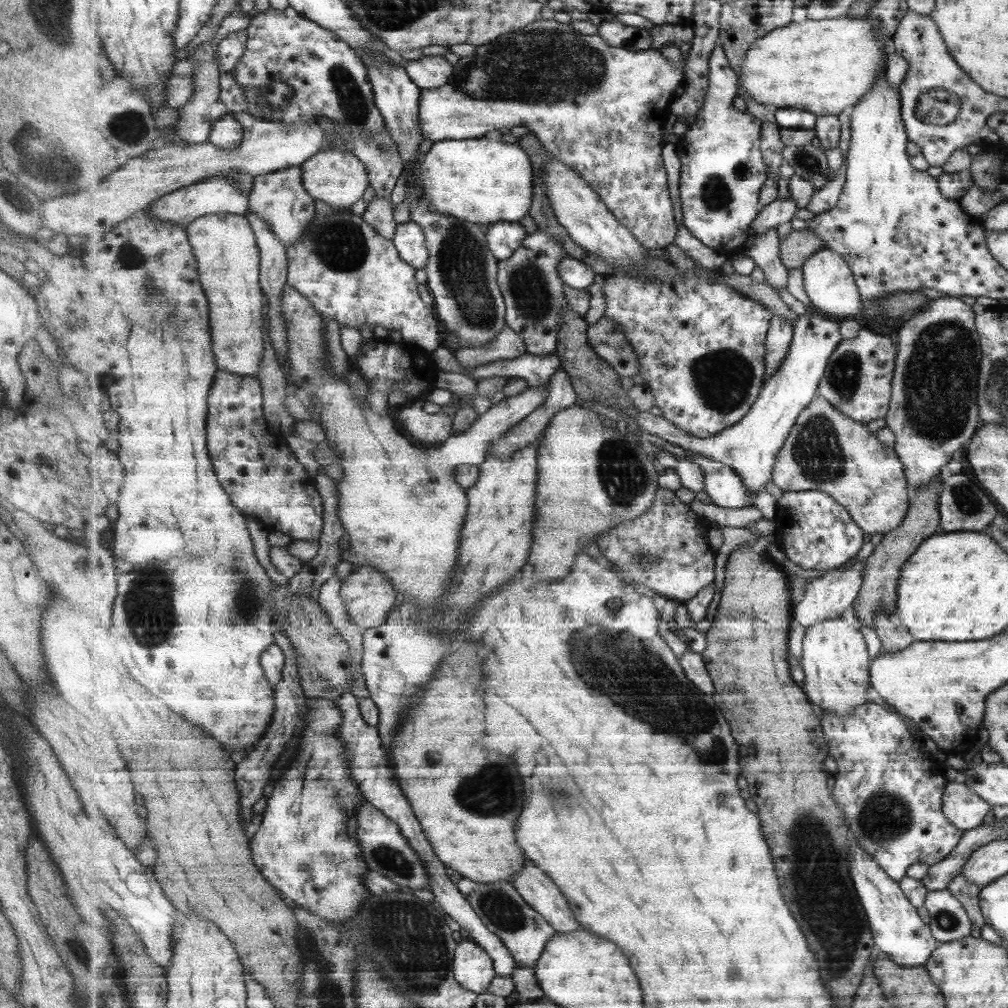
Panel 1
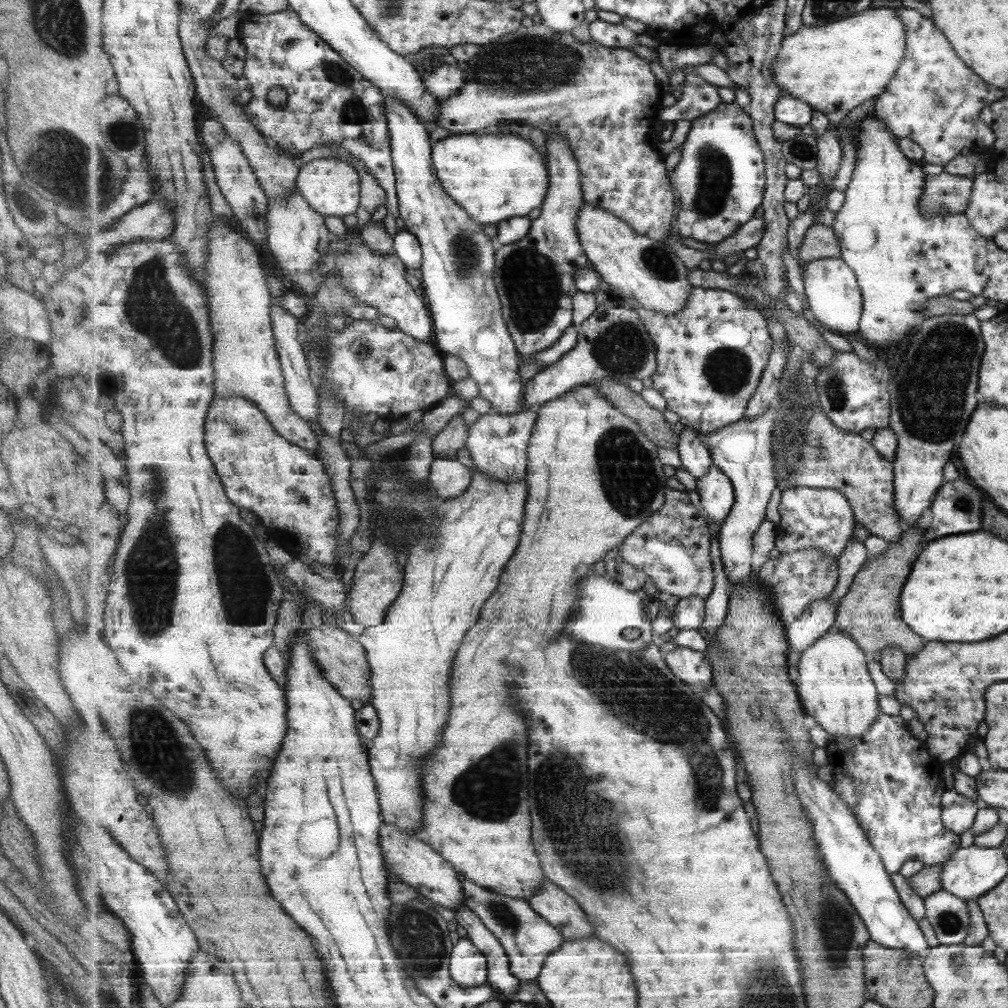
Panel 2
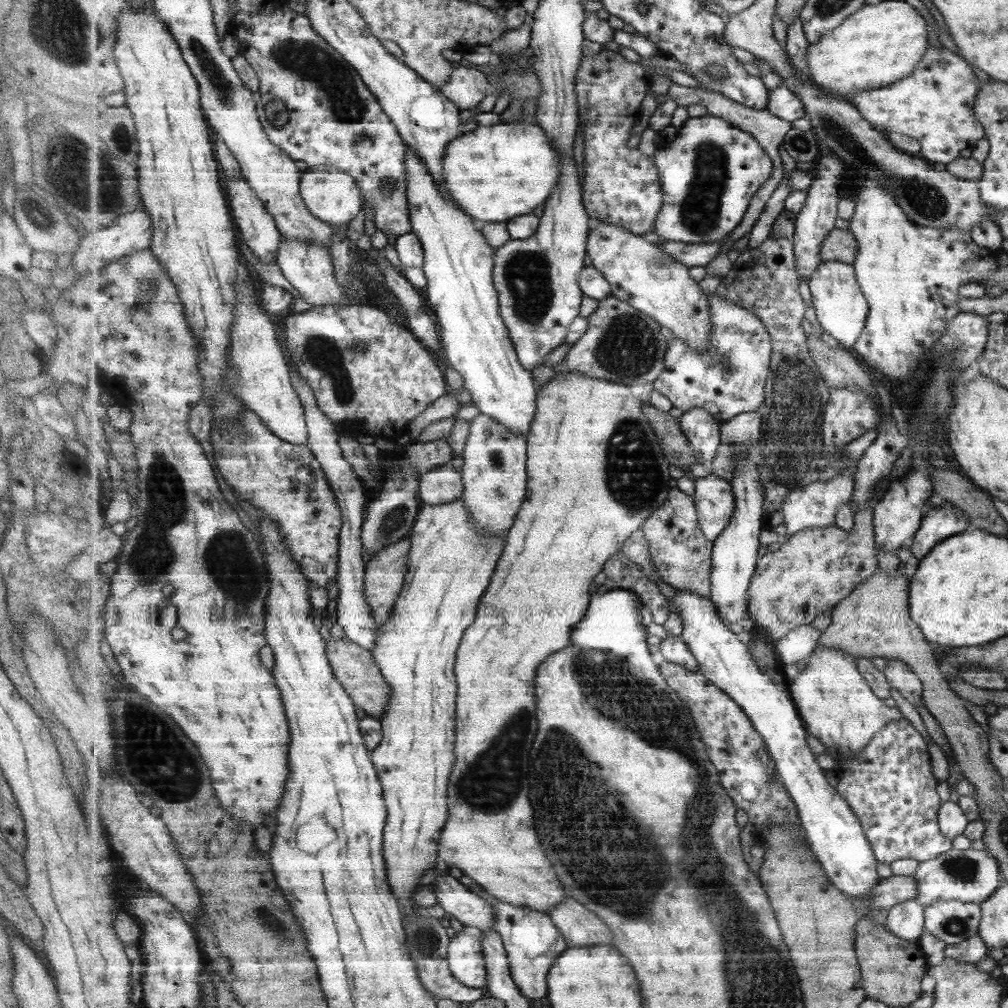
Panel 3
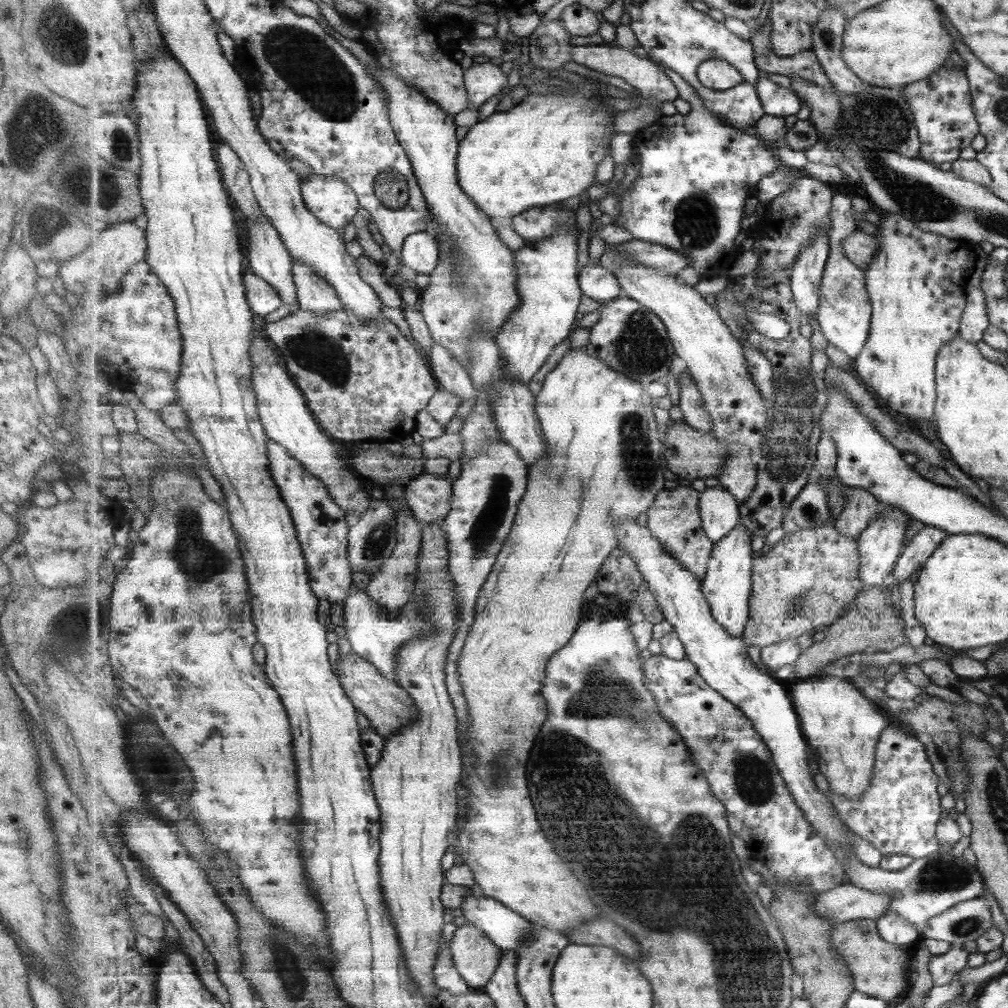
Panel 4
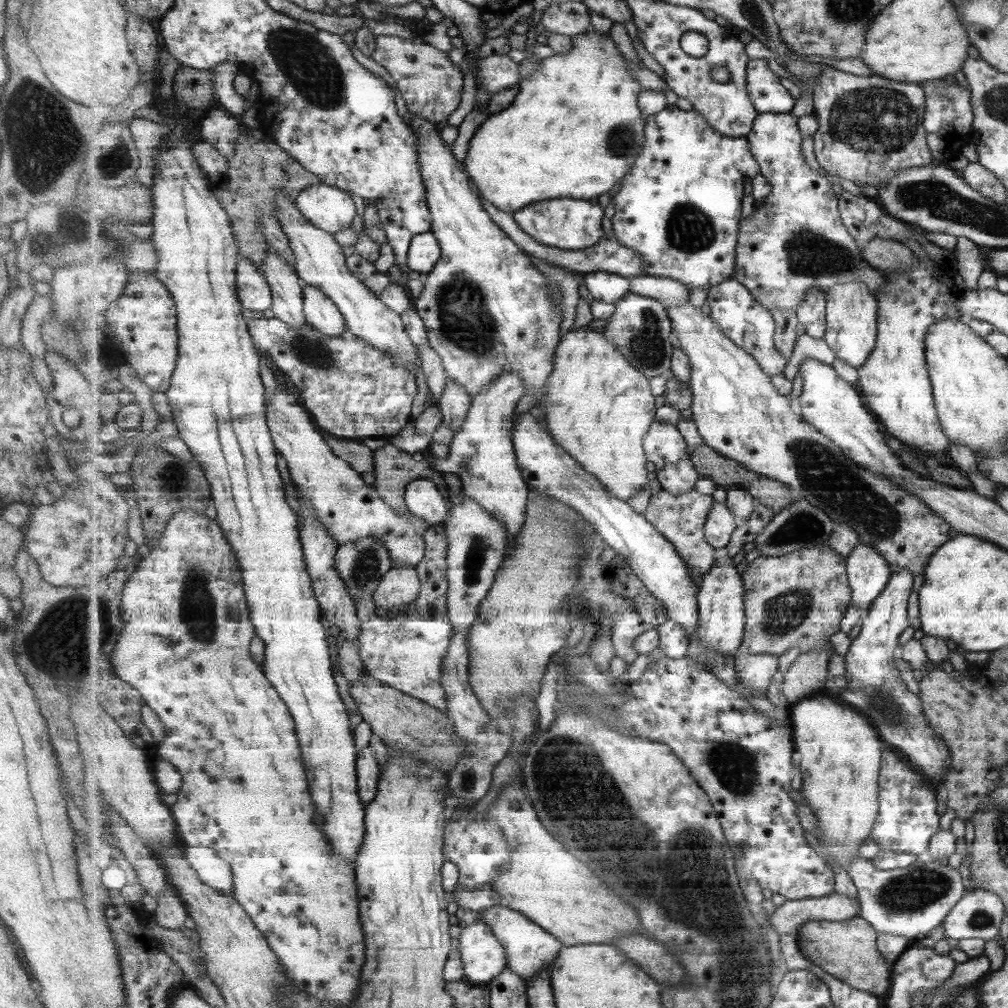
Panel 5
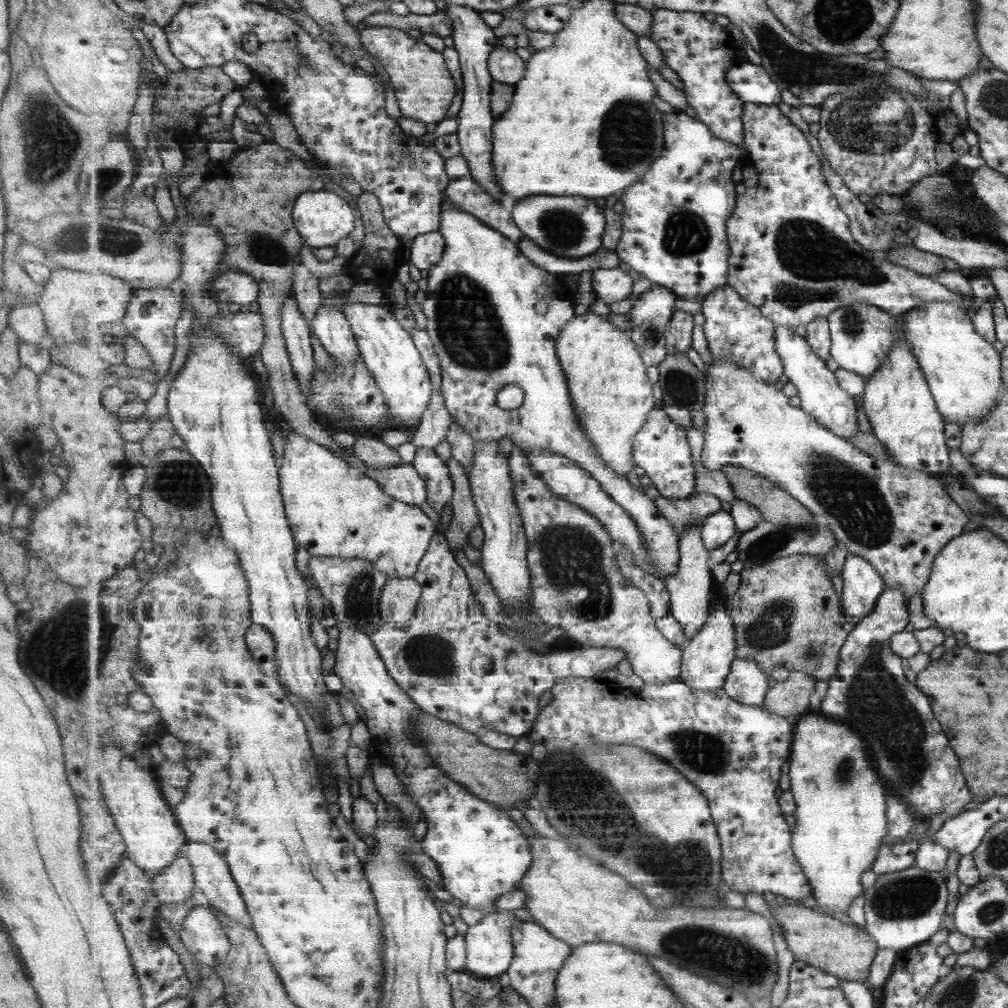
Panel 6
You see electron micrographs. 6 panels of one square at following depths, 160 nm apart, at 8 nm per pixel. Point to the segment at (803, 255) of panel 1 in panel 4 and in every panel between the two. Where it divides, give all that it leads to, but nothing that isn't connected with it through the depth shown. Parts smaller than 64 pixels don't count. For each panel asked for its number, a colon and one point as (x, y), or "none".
2: (820, 242)
3: (841, 245)
4: (861, 249)

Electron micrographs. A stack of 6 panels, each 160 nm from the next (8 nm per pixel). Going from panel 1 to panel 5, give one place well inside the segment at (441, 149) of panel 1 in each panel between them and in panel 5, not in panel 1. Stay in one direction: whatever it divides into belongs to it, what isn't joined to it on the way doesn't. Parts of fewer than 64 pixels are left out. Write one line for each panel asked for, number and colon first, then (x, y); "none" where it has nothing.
2: (494, 180)
3: (495, 173)
4: (548, 149)
5: (575, 129)

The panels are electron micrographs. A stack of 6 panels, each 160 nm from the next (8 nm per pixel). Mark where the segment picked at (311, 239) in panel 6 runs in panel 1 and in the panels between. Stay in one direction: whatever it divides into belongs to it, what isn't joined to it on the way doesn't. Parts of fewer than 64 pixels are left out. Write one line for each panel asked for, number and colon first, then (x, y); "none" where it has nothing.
1: (339, 178)
2: (332, 187)
3: (334, 196)
4: (330, 198)
5: (330, 208)

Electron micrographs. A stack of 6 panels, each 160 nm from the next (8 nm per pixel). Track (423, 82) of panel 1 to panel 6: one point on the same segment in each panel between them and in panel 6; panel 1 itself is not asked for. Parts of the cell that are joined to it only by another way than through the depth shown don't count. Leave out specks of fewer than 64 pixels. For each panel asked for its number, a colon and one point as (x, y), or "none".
2: (445, 80)
3: (468, 87)
4: (484, 81)
5: (496, 72)
6: (506, 66)

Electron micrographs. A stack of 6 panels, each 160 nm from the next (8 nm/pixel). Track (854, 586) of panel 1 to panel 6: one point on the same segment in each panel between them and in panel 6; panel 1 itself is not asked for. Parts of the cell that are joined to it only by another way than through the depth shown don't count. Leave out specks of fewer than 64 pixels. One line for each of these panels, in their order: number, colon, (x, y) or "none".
2: (818, 620)
3: (802, 642)
4: (771, 658)
5: (756, 671)
6: (747, 682)

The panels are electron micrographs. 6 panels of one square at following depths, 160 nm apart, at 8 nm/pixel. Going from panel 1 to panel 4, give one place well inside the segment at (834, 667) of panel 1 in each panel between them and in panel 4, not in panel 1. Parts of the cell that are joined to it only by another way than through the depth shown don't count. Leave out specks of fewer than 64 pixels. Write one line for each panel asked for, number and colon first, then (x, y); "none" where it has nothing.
2: (837, 691)
3: (839, 709)
4: (843, 727)

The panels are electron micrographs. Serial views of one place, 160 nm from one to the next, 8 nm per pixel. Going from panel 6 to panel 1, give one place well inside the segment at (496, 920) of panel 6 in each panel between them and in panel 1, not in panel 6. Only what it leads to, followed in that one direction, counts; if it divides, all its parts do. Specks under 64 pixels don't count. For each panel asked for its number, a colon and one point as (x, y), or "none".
1: (475, 969)
2: (469, 966)
3: (466, 955)
4: (477, 957)
5: (484, 956)

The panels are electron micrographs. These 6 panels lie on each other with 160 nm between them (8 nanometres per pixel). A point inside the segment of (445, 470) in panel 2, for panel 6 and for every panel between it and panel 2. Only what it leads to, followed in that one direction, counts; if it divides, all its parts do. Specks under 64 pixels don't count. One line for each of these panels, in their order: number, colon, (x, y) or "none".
3: (444, 485)
4: (430, 497)
5: (424, 498)
6: (403, 482)

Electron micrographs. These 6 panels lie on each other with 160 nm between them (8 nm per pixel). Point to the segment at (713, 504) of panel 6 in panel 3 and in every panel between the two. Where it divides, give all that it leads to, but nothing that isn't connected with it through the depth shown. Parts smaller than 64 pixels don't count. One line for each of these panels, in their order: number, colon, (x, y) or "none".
3: (682, 555)
4: (675, 518)
5: (682, 518)

